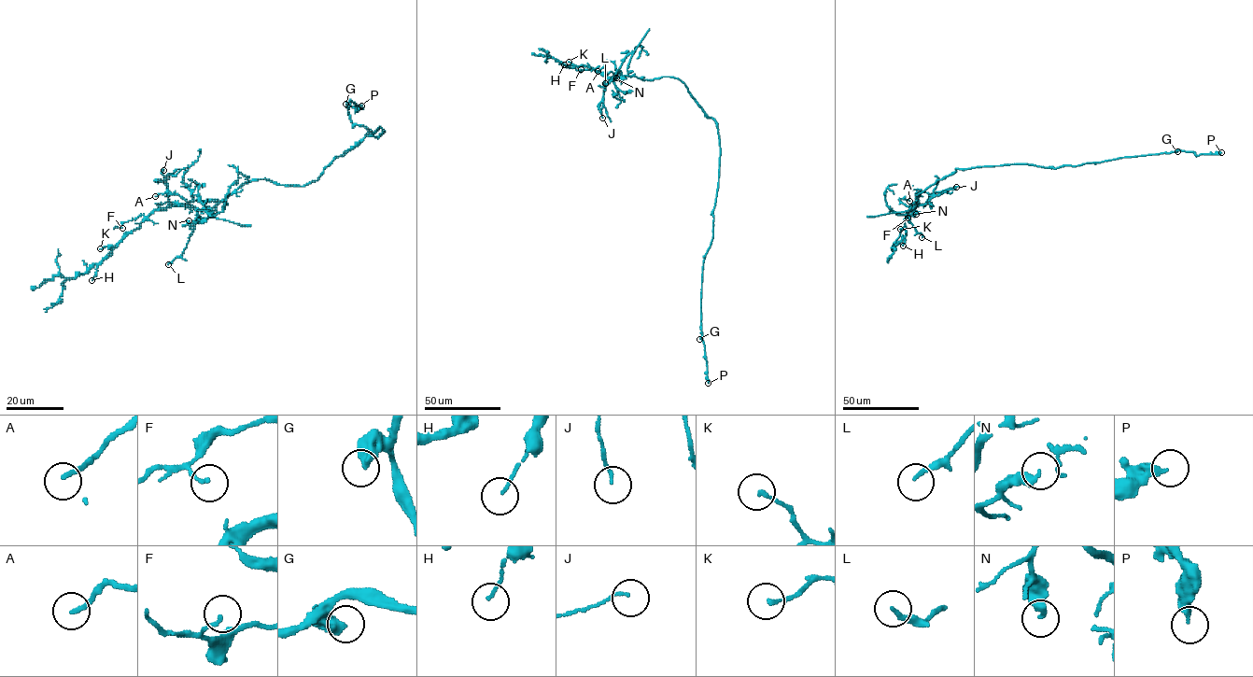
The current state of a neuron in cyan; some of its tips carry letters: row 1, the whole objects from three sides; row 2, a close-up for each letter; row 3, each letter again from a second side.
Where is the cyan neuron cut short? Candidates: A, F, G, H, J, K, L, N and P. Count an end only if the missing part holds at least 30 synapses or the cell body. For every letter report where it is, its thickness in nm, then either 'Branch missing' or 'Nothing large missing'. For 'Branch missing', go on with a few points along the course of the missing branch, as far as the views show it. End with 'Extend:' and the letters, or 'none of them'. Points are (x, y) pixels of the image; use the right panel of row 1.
A: Place: (909, 201). Thickness 190 nm. Nothing large missing
F: Place: (908, 218). Thickness 120 nm. Nothing large missing
G: Place: (1177, 151). Thickness 440 nm. Nothing large missing
H: Place: (903, 246). Thickness 90 nm. Nothing large missing
J: Place: (956, 187). Thickness 110 nm. Nothing large missing
K: Place: (900, 229). Thickness 140 nm. Nothing large missing
L: Place: (922, 237). Thickness 160 nm. Nothing large missing
N: Place: (916, 214). Thickness 320 nm. Nothing large missing
P: Place: (1221, 152). Thickness 280 nm. Nothing large missing
Extend: none of them

